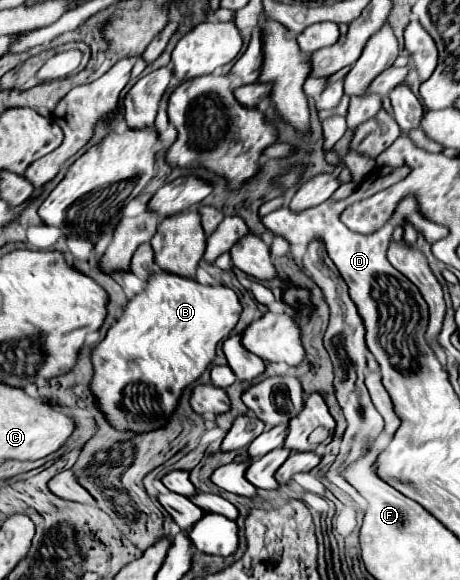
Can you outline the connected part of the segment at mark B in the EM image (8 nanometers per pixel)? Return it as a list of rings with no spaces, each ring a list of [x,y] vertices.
[[[159,272],[159,274],[153,274],[149,280],[147,280],[147,286],[141,294],[137,294],[123,310],[123,316],[109,328],[107,336],[93,348],[91,352],[91,362],[93,362],[93,380],[91,380],[91,392],[95,396],[95,404],[99,410],[103,410],[103,416],[105,420],[119,432],[133,432],[133,434],[145,434],[145,432],[151,432],[155,428],[163,428],[169,420],[169,416],[175,412],[177,404],[179,404],[179,398],[183,394],[183,390],[193,384],[195,380],[201,378],[201,374],[207,370],[207,366],[213,362],[215,358],[215,348],[217,344],[227,338],[233,330],[233,326],[237,324],[239,320],[239,314],[241,314],[241,304],[237,300],[237,294],[227,288],[227,286],[201,286],[199,282],[195,280],[185,280],[183,276],[175,276],[175,274],[167,274],[167,272]]]

